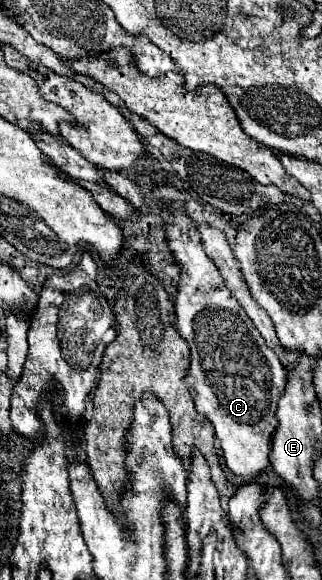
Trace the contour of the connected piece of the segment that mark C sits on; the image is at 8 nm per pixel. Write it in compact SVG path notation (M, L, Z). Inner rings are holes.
M163 185L153 189L153 199L163 201L163 207L171 207L173 215L165 219L165 231L169 249L173 251L175 261L181 265L181 281L179 291L175 299L175 327L179 335L187 341L191 351L191 367L187 373L187 381L193 381L193 399L197 405L197 411L207 417L215 427L215 437L221 443L225 463L229 471L245 481L255 481L269 465L269 453L271 453L271 439L277 427L277 401L281 393L285 391L285 369L279 363L277 355L265 345L265 339L259 335L253 321L247 317L245 309L239 305L235 295L225 287L223 277L219 275L213 261L205 255L201 247L201 237L193 227L191 217L187 217L183 203L185 197L181 191L177 191L173 185Z

